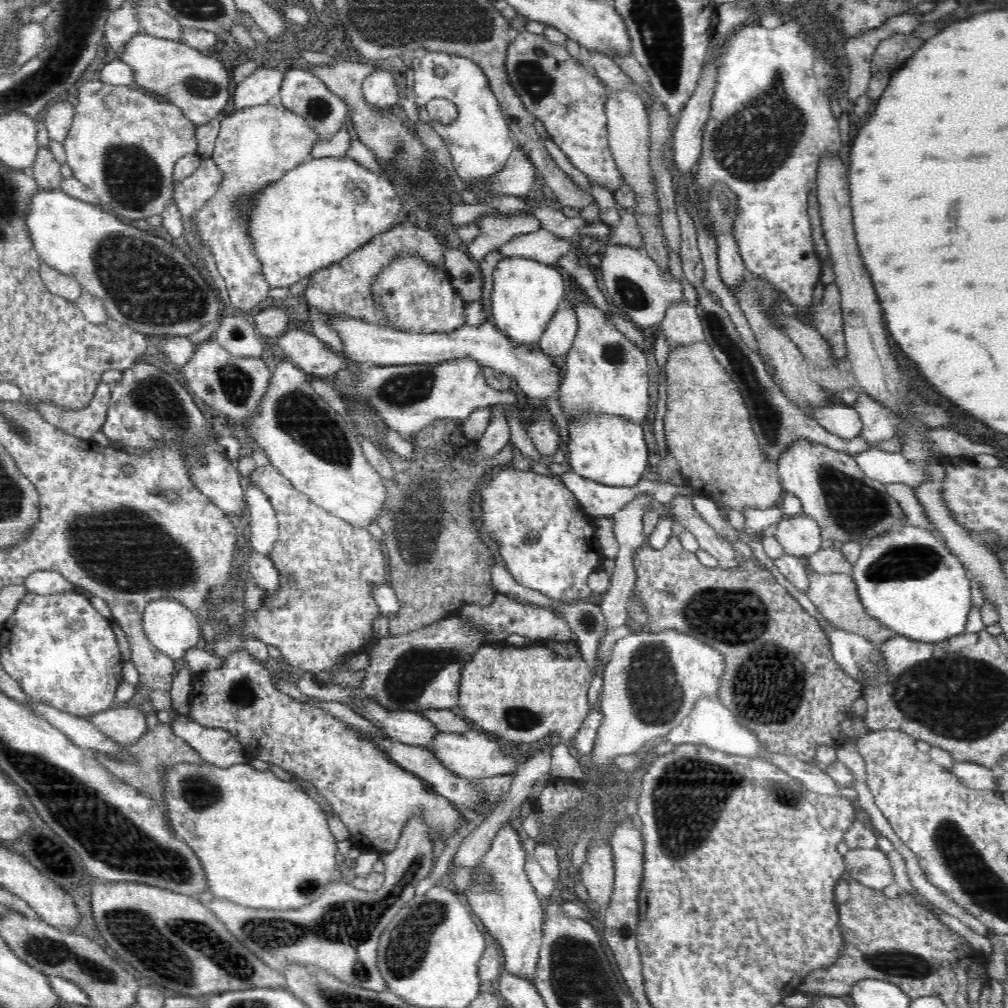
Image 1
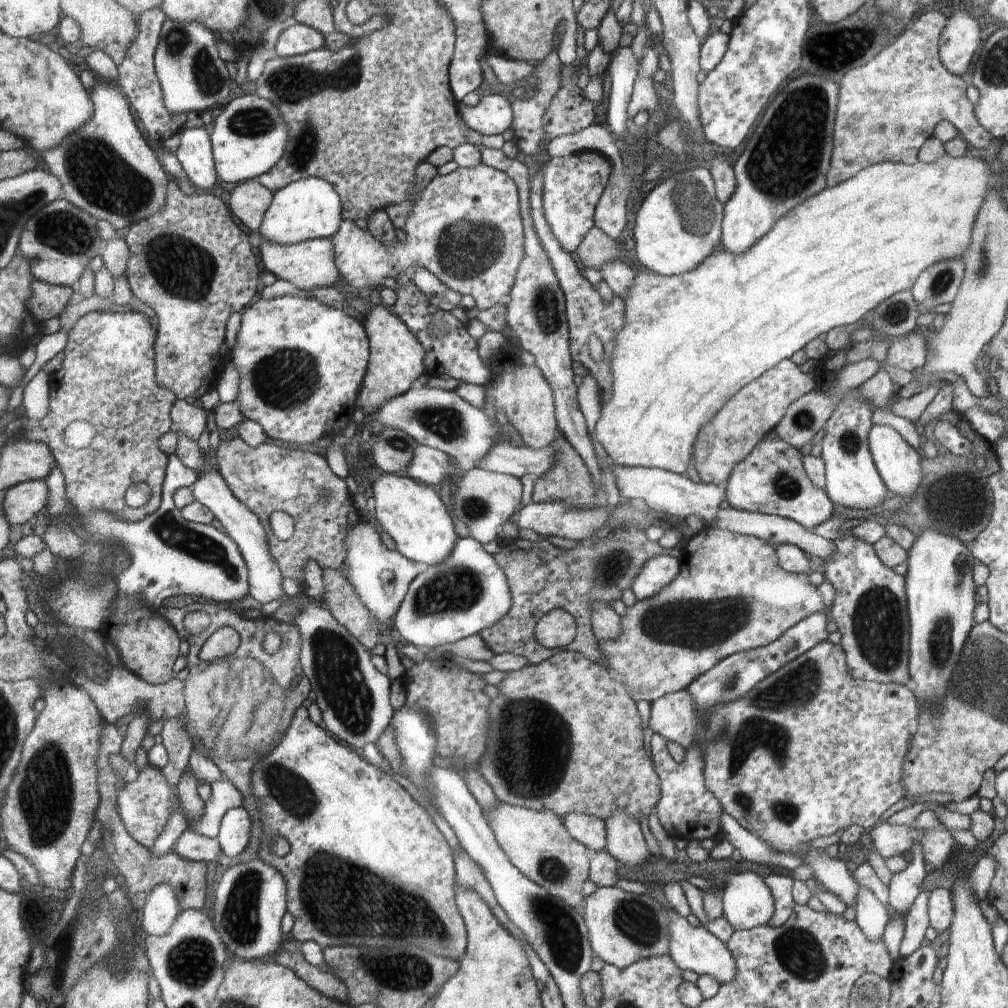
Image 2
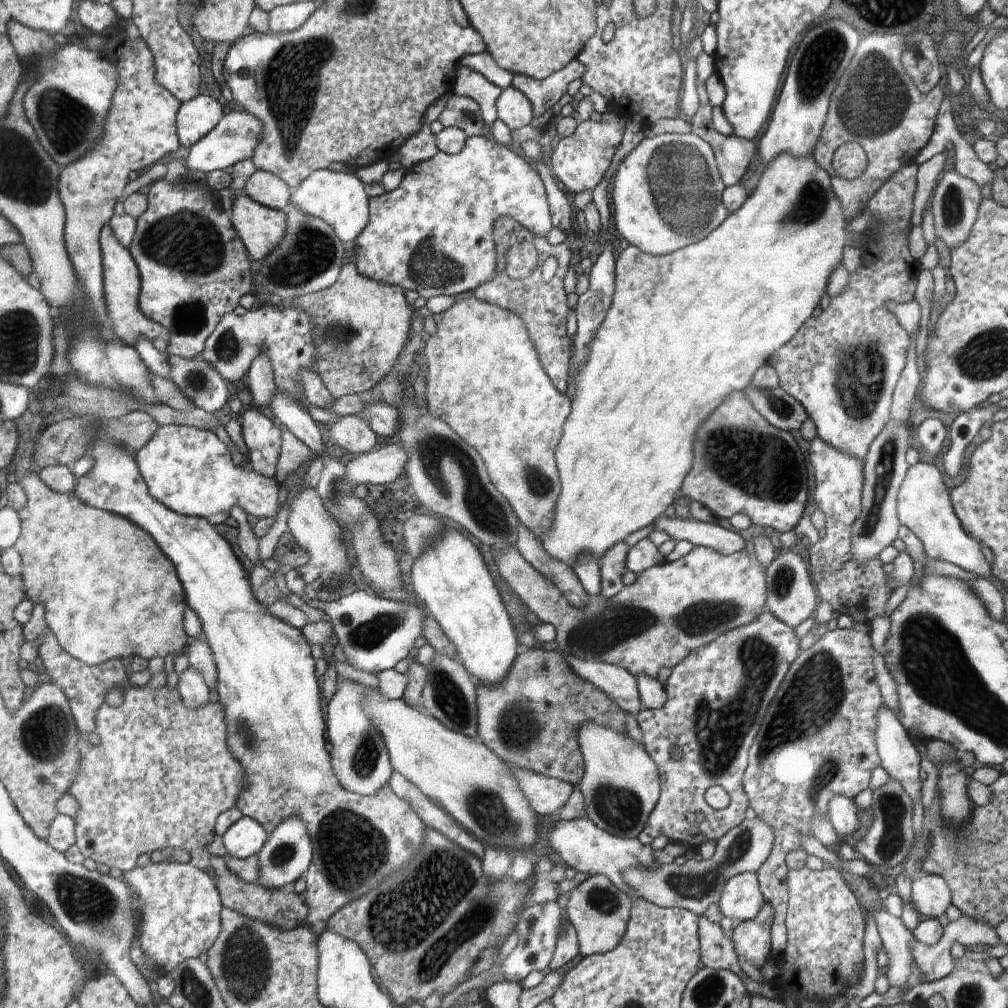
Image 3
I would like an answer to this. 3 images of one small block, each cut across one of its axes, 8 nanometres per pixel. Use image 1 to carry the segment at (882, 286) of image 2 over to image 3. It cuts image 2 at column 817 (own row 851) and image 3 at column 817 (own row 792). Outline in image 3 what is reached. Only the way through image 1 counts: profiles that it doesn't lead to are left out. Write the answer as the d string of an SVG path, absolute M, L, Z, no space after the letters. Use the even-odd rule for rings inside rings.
M792 152L780 154L779 158L774 158L765 166L753 194L747 196L747 203L741 209L730 213L719 229L708 234L708 237L687 245L684 249L676 250L675 253L648 254L647 251L630 245L616 255L615 292L611 306L606 318L598 326L592 342L588 344L586 362L580 366L575 378L576 390L575 398L571 399L571 415L564 422L562 437L555 449L562 493L558 494L556 500L554 526L550 532L539 534L542 548L548 556L564 562L568 568L578 565L584 554L594 554L596 558L606 556L628 534L656 522L656 518L674 502L676 492L682 487L684 478L693 466L692 442L696 428L716 411L730 392L747 390L760 366L765 365L780 346L787 345L799 333L804 322L812 316L814 308L821 304L820 300L826 292L830 274L843 264L842 250L848 244L846 238L850 236L846 230L848 219L838 196L835 195L827 172L819 167L812 154L796 156Z

